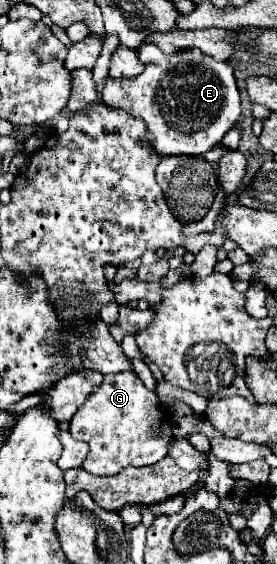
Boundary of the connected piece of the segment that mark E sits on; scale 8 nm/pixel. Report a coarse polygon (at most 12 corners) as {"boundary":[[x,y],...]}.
{"boundary":[[139,47],[101,101],[159,157],[203,155],[241,115],[233,67]]}

